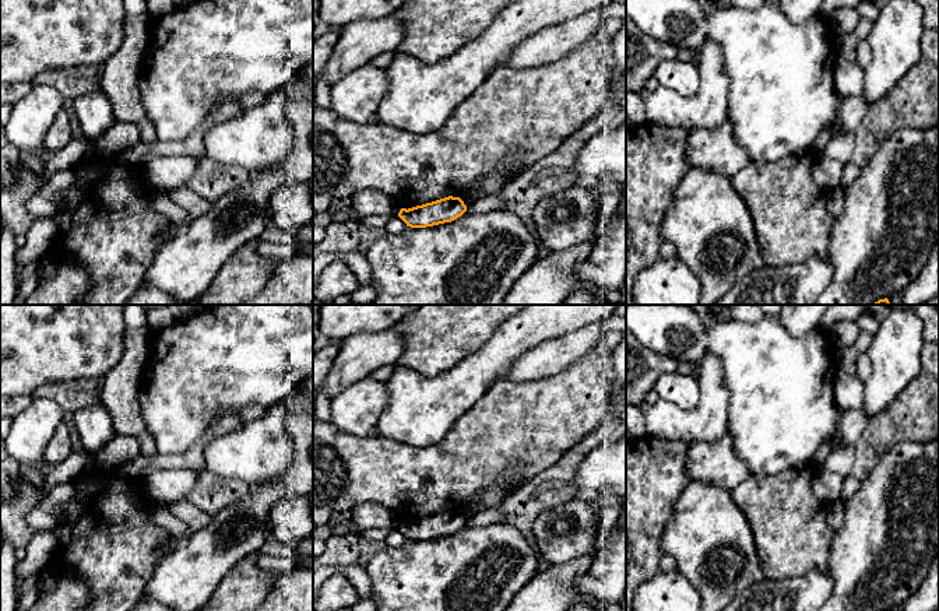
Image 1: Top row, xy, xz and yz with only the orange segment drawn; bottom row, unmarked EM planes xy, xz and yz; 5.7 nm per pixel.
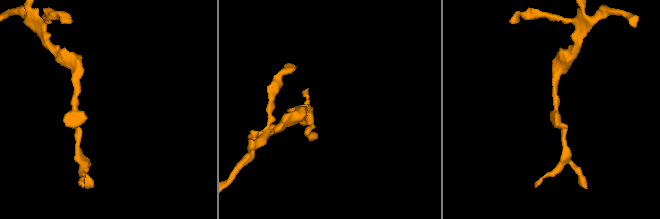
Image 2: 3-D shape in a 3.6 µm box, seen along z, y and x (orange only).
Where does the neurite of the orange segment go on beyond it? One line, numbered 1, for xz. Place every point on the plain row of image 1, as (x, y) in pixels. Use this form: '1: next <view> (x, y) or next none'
1: next none

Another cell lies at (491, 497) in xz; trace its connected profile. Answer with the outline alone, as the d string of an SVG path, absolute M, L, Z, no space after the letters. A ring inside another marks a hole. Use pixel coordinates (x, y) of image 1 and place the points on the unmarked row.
M502 475L492 487L468 498L460 508L460 512L465 519L470 519L482 510L500 506L509 494L509 481Z

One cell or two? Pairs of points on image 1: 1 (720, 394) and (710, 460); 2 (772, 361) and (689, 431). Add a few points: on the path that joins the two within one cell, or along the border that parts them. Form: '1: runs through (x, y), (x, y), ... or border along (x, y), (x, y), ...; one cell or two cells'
1: border along (725, 431), (711, 442), (693, 442); two cells
2: border along (721, 365), (724, 385), (730, 393), (727, 429); two cells

